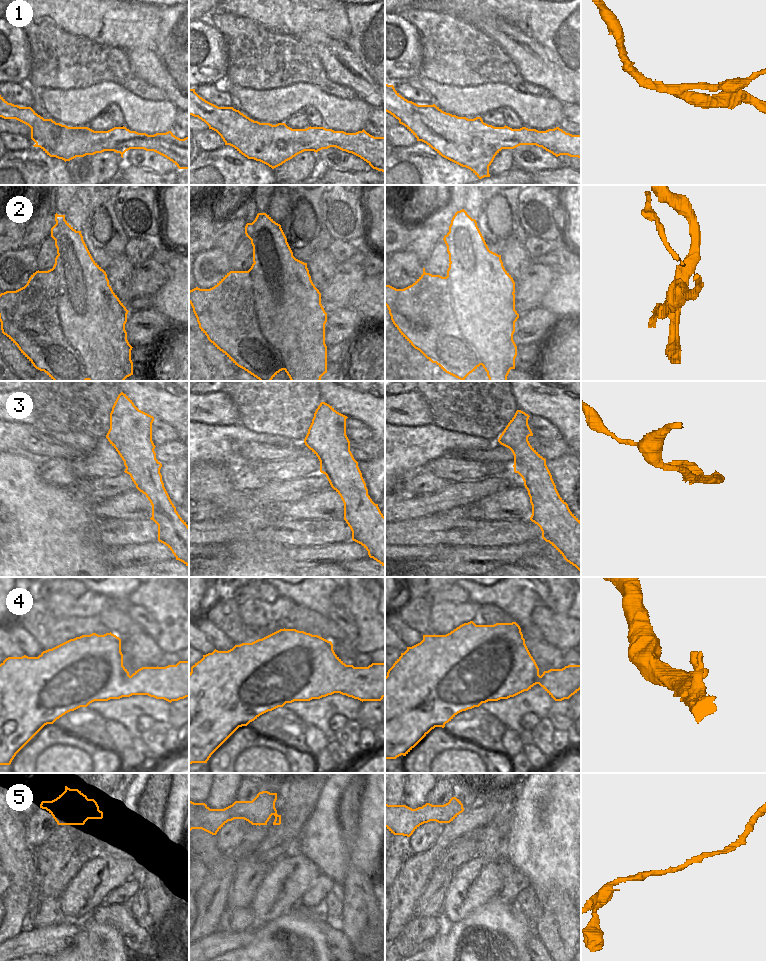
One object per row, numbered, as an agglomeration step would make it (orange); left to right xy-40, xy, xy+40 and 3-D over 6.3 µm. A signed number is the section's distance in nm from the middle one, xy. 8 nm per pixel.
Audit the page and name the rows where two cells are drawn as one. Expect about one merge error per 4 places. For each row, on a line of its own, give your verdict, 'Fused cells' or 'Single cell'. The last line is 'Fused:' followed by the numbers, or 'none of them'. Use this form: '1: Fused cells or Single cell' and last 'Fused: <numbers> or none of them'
1: Single cell
2: Fused cells
3: Single cell
4: Single cell
5: Single cell
Fused: 2.

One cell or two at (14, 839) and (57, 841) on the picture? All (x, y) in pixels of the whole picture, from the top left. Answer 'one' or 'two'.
two

